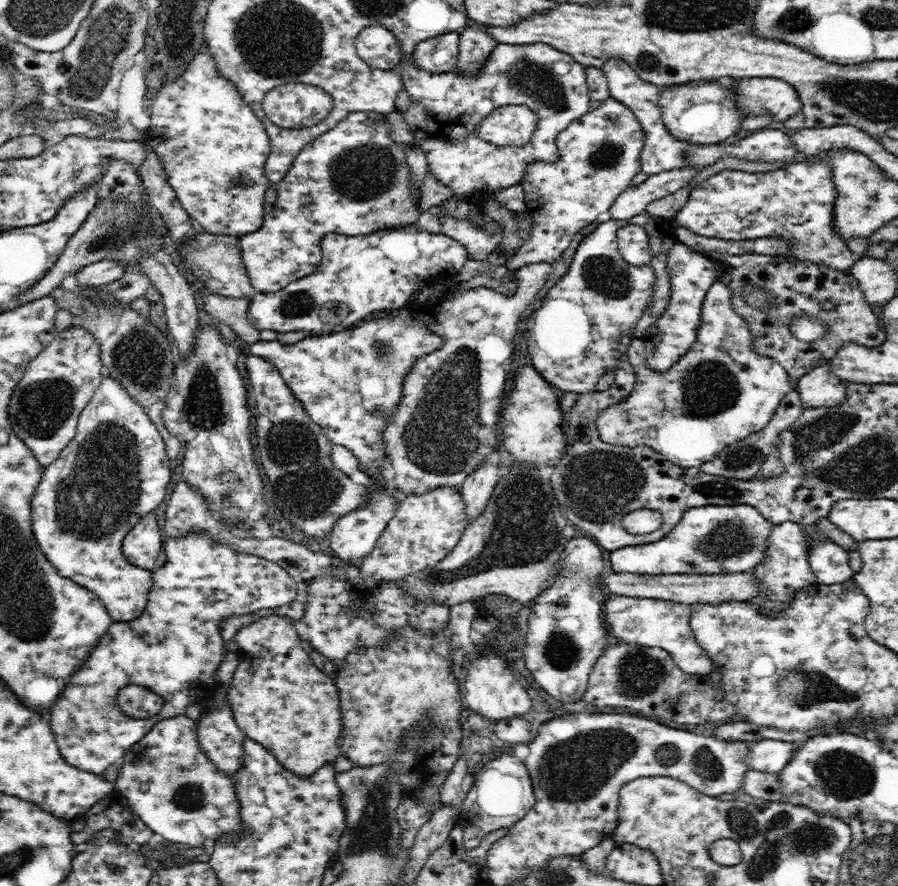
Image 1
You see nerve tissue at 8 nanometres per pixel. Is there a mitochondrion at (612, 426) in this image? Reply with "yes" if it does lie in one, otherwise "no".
no

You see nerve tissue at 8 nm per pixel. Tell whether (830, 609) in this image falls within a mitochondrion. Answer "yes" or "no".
no

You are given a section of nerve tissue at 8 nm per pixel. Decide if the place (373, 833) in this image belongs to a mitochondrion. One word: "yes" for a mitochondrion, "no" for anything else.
yes

